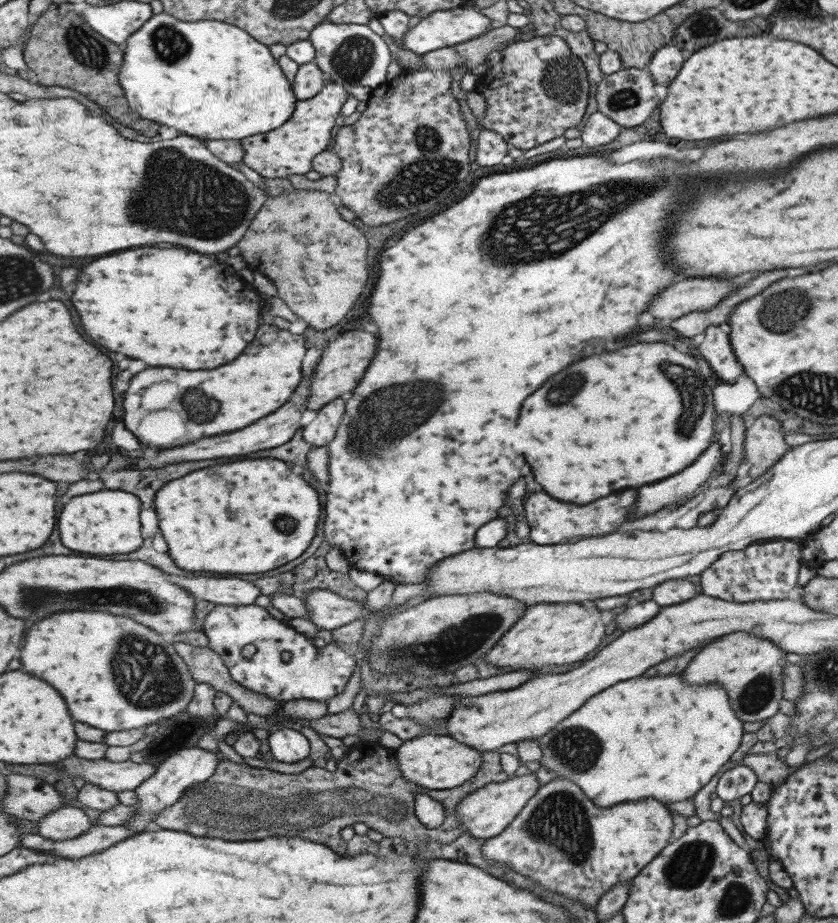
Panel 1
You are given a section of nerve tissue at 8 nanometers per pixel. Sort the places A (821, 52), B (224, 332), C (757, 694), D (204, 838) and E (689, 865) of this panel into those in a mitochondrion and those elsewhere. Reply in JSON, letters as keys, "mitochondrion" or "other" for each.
{"A":"other","B":"other","C":"mitochondrion","D":"mitochondrion","E":"mitochondrion"}

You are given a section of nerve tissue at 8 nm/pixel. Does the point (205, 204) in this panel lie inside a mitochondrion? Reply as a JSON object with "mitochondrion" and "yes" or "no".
{"mitochondrion":"yes"}

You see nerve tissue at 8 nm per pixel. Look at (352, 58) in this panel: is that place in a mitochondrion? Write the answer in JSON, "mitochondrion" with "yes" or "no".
{"mitochondrion":"yes"}

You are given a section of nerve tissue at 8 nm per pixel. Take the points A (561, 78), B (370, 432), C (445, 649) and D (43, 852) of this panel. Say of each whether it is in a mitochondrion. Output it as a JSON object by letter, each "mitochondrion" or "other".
{"A":"mitochondrion","B":"mitochondrion","C":"mitochondrion","D":"other"}

